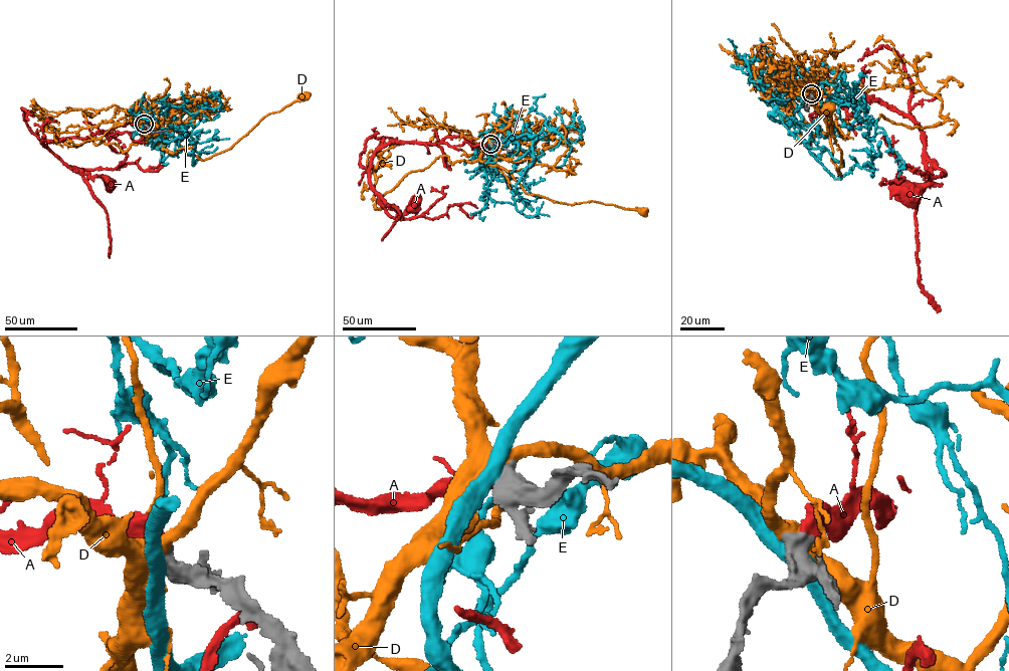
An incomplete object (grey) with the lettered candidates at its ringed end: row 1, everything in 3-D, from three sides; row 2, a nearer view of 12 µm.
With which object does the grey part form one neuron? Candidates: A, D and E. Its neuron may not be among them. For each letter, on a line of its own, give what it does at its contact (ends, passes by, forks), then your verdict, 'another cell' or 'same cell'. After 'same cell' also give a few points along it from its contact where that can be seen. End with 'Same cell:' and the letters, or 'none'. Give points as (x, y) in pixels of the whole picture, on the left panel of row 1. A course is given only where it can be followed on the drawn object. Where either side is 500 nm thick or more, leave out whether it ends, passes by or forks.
A: same cell; course (144, 124), (118, 125), (84, 139), (42, 142), (67, 165), (91, 177), (102, 176), (109, 184)
D: another cell
E: another cell
Same cell: A

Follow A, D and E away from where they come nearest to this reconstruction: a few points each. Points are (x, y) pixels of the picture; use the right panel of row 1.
A: (811, 93), (819, 88), (818, 95), (842, 103), (873, 98), (911, 117), (935, 168), (933, 185), (909, 194)
D: (811, 93), (829, 119), (831, 158), (839, 175), (841, 151), (831, 131), (827, 105)
E: (811, 94), (791, 86), (798, 122), (780, 123), (769, 116), (777, 109), (836, 179), (856, 164), (849, 156)

